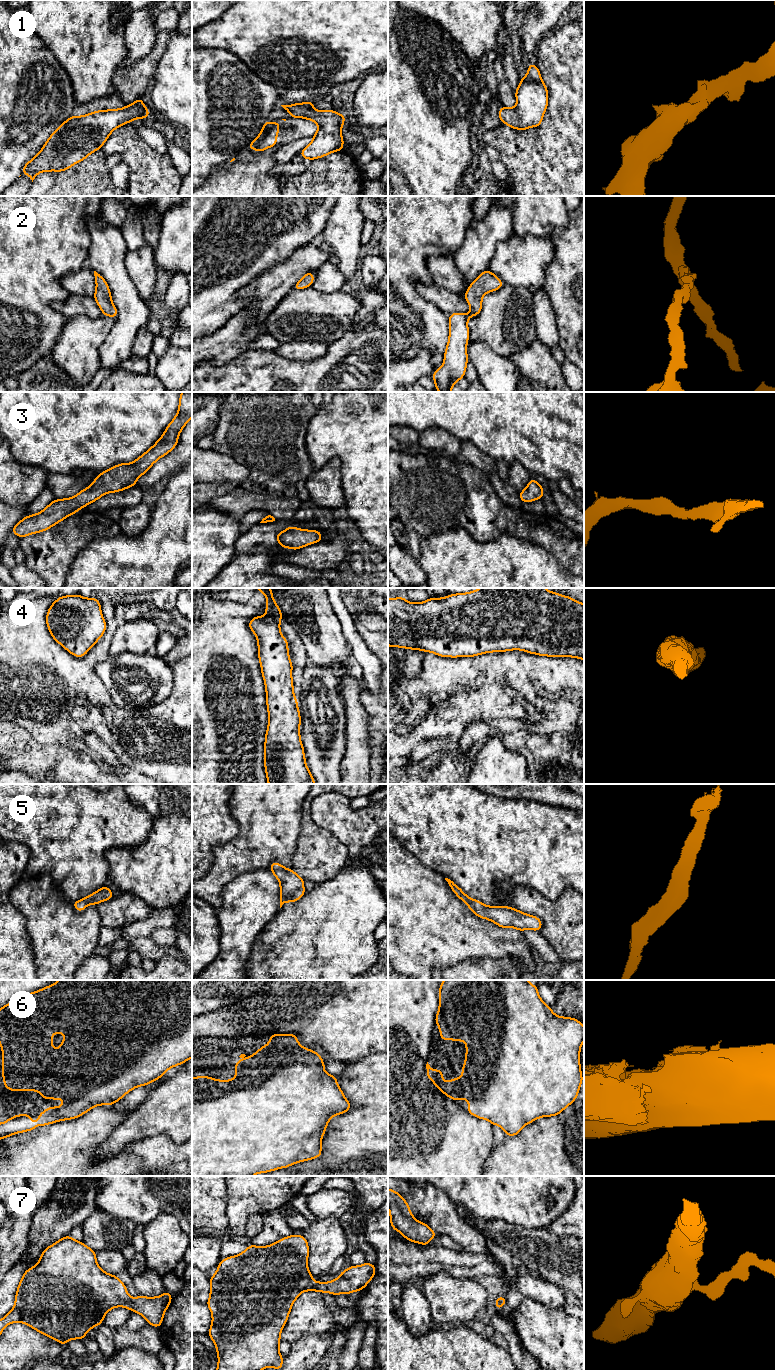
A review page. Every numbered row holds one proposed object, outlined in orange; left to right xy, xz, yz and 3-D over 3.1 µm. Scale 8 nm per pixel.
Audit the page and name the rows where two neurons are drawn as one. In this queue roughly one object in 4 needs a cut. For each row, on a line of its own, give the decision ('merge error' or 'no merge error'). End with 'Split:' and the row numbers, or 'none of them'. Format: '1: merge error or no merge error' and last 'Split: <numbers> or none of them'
1: no merge error
2: no merge error
3: no merge error
4: no merge error
5: no merge error
6: merge error
7: no merge error
Split: 6

